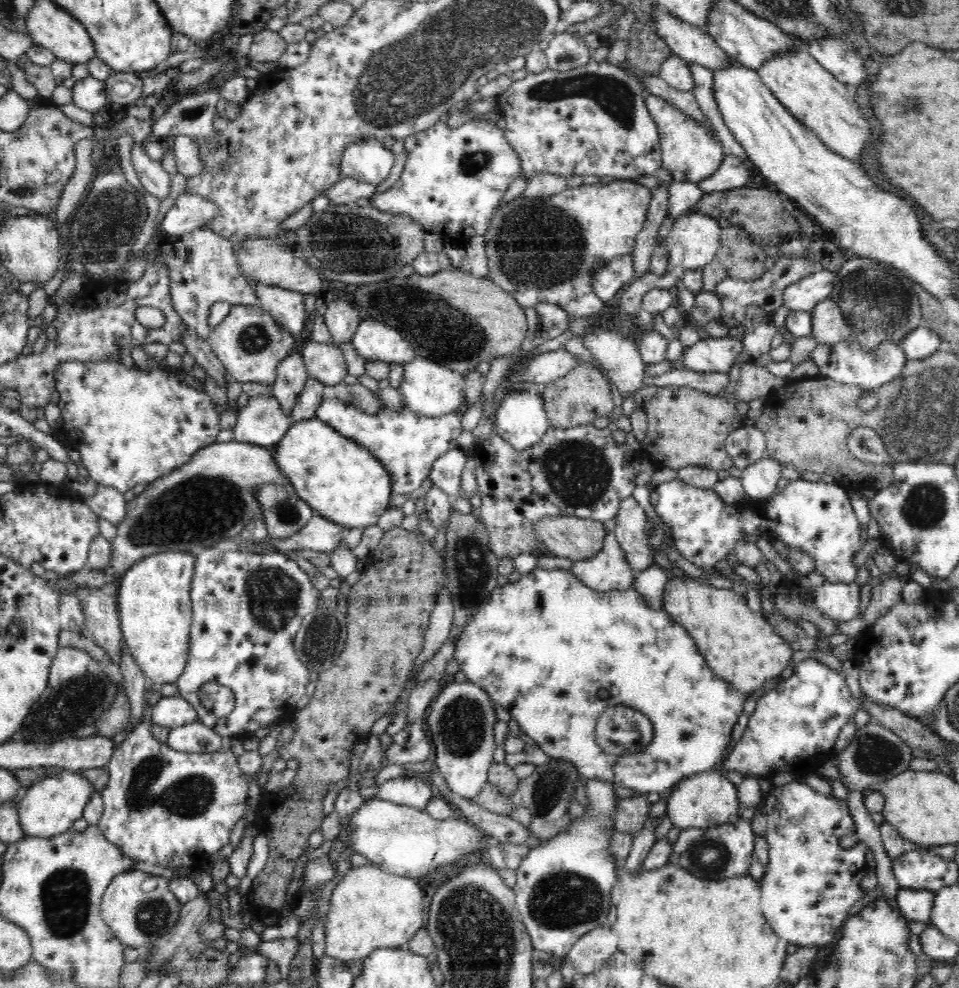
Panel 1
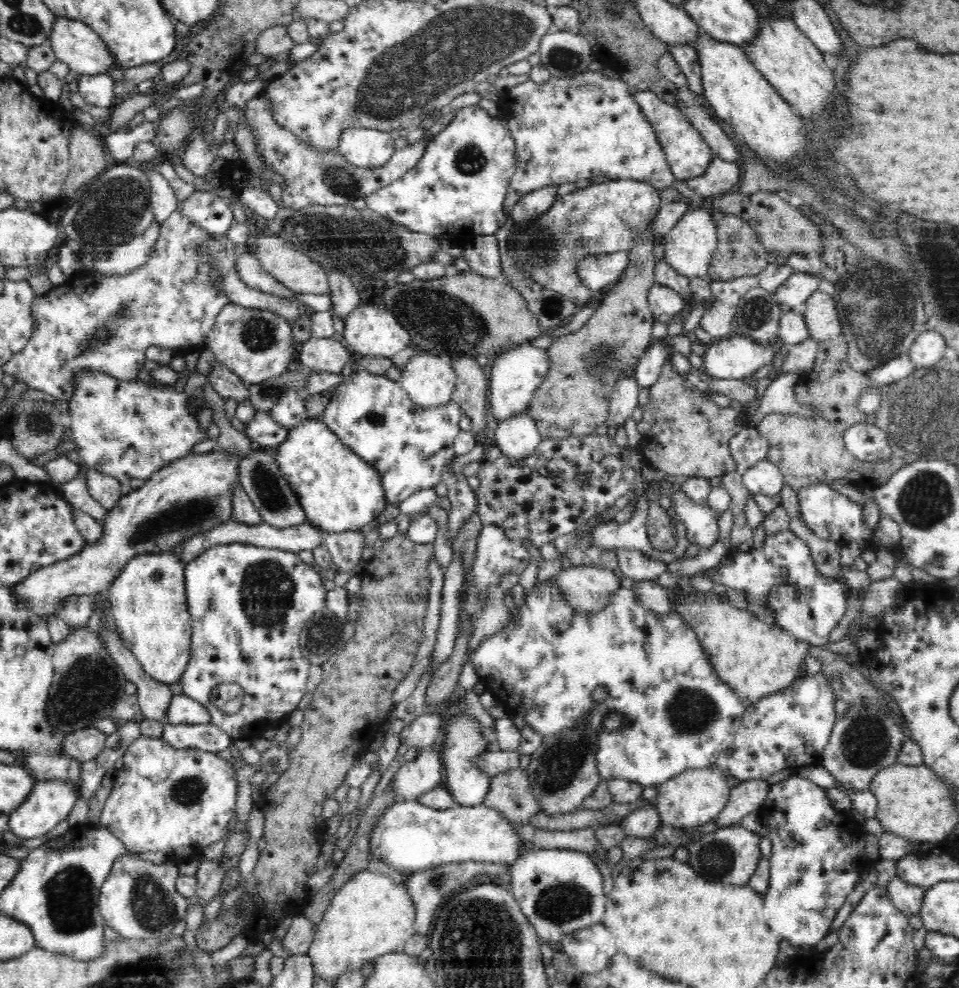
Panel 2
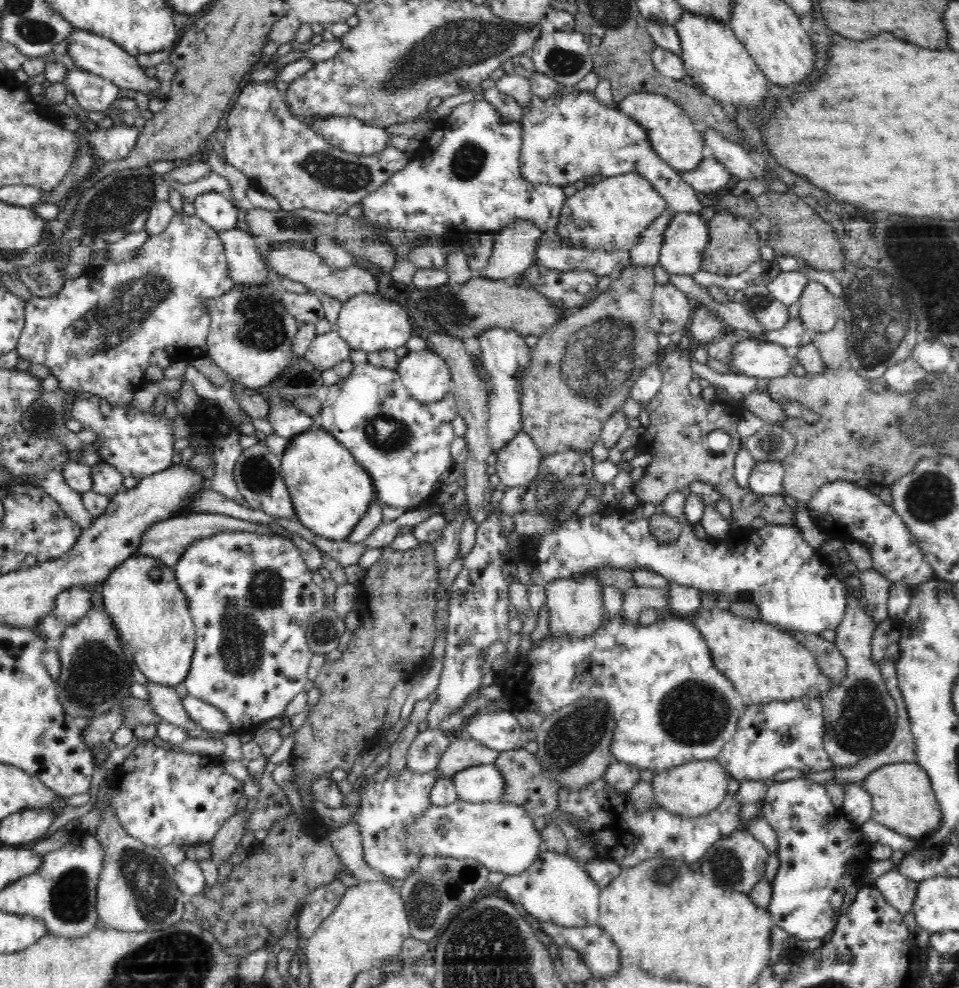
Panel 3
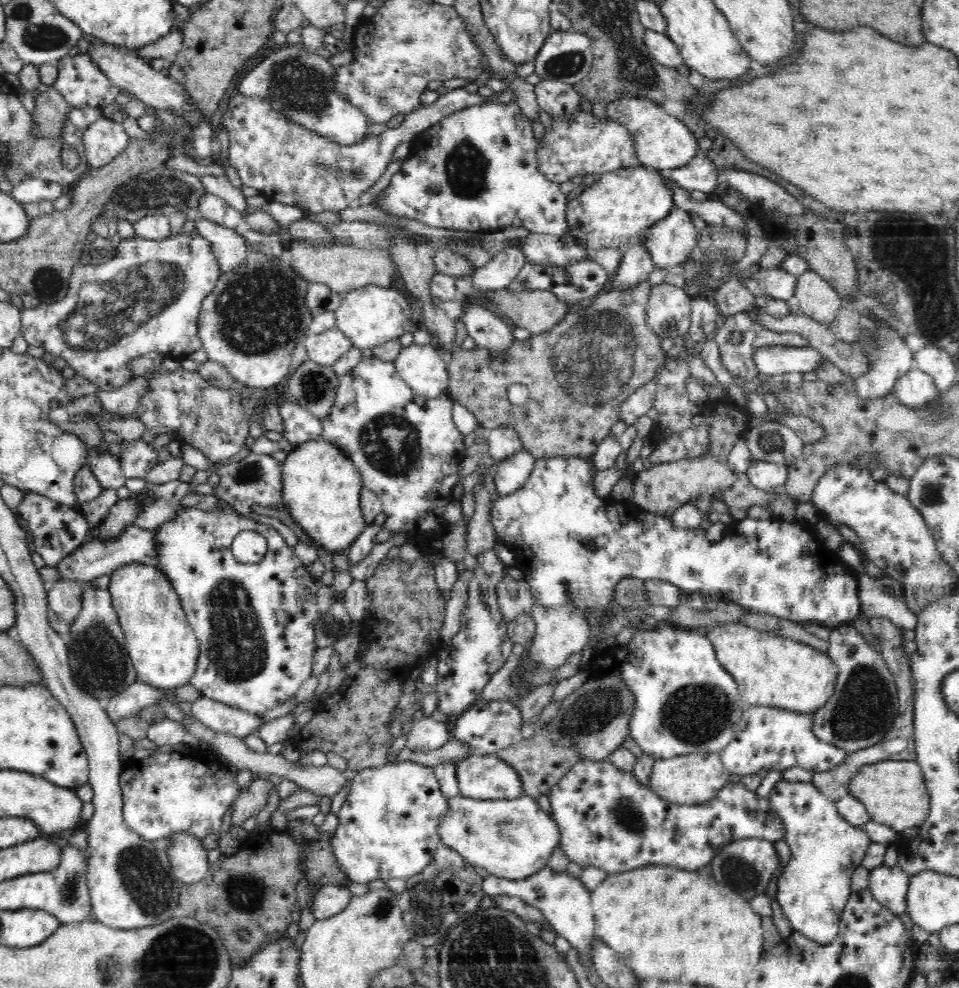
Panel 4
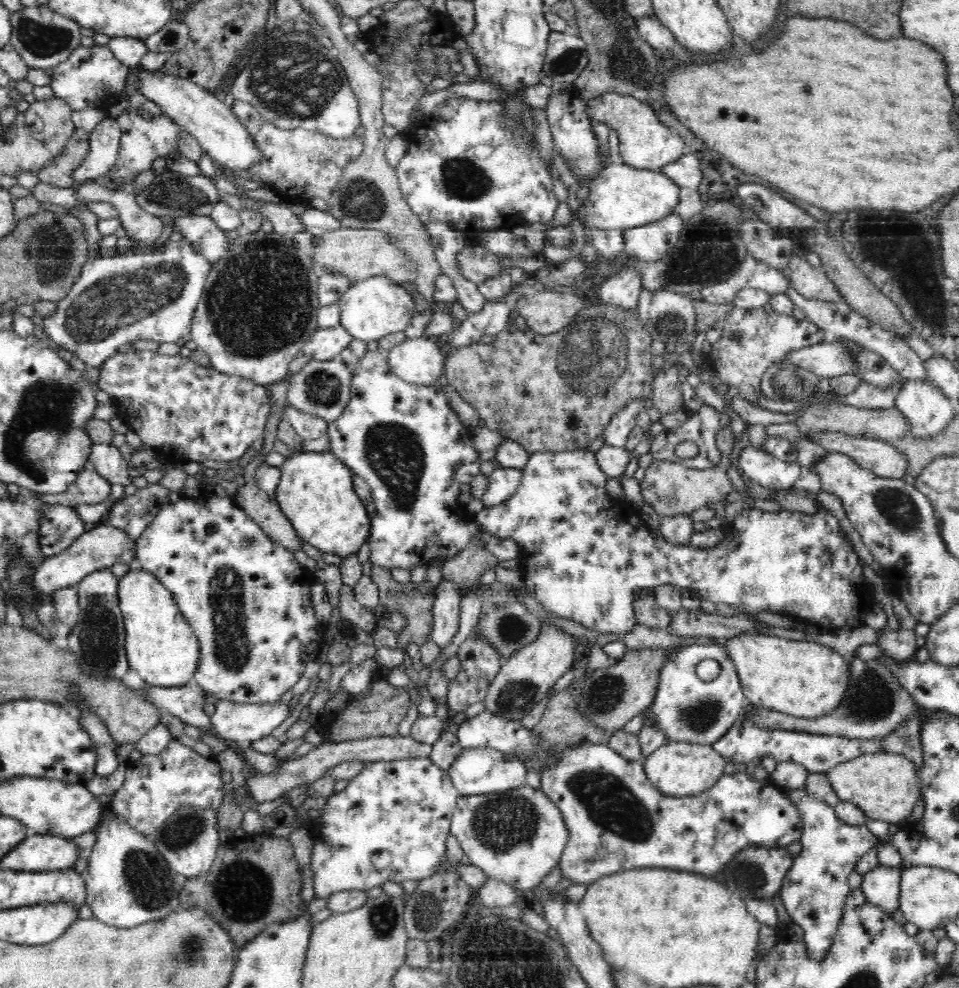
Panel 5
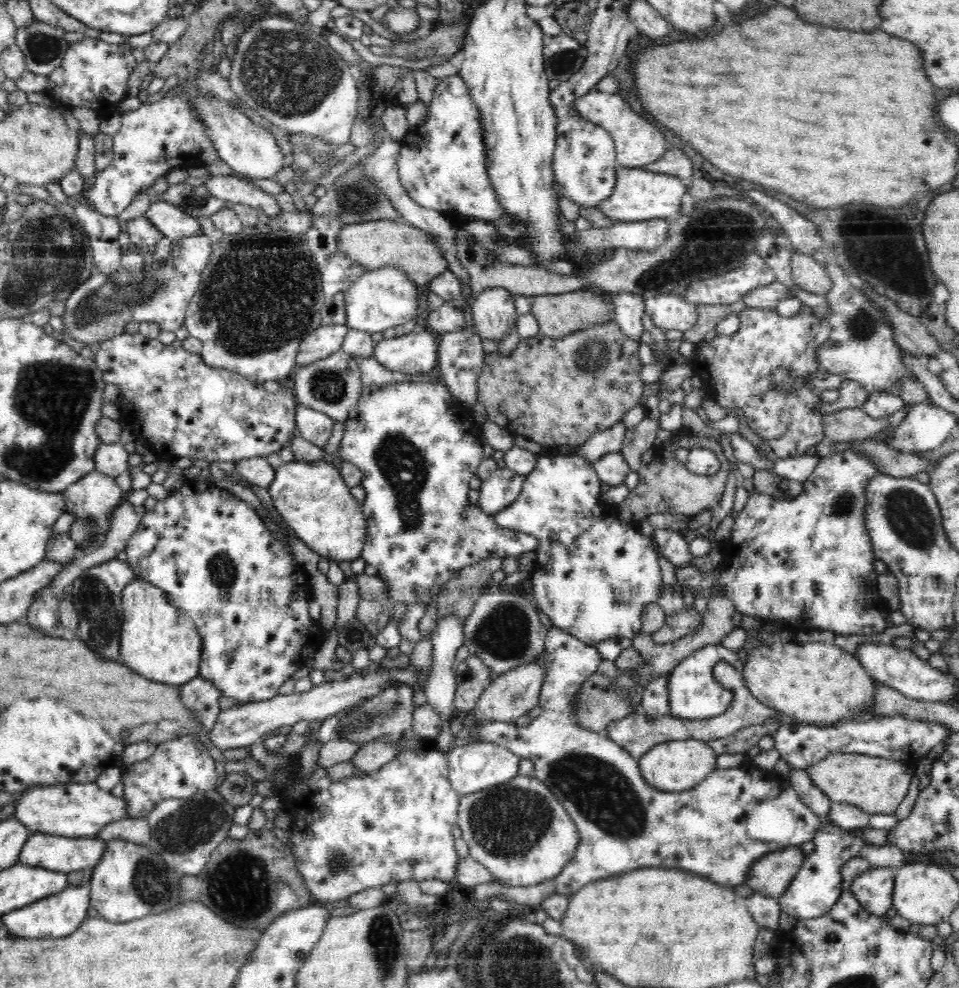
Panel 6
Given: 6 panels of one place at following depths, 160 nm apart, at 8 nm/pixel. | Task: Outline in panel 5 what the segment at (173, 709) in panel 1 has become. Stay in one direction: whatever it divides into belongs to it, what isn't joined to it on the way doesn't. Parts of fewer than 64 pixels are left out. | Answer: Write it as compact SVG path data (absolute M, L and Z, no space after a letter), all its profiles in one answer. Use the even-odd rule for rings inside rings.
M281 700L264 705L219 701L210 712L210 722L222 739L247 745L271 735L288 718L288 705Z

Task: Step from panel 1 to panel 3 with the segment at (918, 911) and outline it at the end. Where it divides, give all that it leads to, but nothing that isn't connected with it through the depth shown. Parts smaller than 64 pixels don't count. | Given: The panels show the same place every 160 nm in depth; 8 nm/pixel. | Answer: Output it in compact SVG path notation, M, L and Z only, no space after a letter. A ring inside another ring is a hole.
M896 868L880 875L871 883L878 887L881 894L890 906L898 909L903 915L913 912L918 883L907 876L904 876Z

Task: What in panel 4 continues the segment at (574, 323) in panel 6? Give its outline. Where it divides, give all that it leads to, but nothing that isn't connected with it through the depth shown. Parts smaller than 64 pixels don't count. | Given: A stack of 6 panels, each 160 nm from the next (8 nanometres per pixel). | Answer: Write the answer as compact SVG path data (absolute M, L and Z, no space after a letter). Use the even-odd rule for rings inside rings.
M486 290L482 299L497 304L502 316L510 318L514 326L526 328L532 335L556 326L569 309L568 304L546 290Z

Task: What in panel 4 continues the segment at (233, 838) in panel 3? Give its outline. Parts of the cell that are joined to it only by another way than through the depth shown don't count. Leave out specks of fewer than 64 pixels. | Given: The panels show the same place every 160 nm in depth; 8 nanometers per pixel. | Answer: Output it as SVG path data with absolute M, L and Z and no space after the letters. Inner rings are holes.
M254 776L249 789L242 790L233 802L233 812L230 820L231 826L240 828L244 820L254 816L266 806L268 796L277 789L266 776Z

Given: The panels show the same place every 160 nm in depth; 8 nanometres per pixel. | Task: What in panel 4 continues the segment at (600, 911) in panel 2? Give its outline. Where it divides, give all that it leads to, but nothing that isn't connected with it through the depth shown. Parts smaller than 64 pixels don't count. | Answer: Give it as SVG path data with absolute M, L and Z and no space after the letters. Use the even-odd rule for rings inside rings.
M546 866L538 870L531 877L519 881L511 881L494 875L489 875L482 880L482 889L486 894L496 897L497 894L506 894L524 900L529 906L537 908L550 923L552 930L568 940L572 949L578 951L580 961L586 972L592 971L589 950L595 937L595 920L592 908L591 892L584 886L580 878L571 876L568 871L554 871L552 867Z

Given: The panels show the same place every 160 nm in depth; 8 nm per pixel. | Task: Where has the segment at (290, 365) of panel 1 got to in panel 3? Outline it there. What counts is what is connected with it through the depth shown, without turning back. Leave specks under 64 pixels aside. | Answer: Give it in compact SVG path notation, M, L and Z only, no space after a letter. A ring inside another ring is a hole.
M277 402L269 408L268 422L274 433L291 440L313 427L314 422L309 414L296 408L292 402Z

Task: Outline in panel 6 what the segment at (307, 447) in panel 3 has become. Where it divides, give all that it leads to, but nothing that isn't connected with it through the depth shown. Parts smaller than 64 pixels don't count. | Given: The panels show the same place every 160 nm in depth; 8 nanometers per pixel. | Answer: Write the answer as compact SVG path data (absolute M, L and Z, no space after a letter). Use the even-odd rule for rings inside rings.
M322 459L316 462L290 461L275 469L275 478L270 484L269 494L273 500L278 514L285 524L296 533L296 536L315 550L320 556L329 560L340 562L353 561L360 558L366 542L366 519L362 512L361 503L350 493L350 487L340 475L338 469L330 459Z

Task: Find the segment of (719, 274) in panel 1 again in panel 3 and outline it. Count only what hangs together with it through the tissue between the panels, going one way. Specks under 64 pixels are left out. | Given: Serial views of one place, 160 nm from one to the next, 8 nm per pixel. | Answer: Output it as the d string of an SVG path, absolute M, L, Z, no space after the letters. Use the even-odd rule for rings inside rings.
M721 213L707 222L709 245L703 256L701 268L714 274L740 274L752 262L762 260L759 234L744 218Z

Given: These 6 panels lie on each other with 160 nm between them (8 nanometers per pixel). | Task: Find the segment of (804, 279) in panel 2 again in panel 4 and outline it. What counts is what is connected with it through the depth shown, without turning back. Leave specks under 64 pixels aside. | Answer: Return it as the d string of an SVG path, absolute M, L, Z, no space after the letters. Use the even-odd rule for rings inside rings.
M780 267L756 268L752 279L758 282L758 286L763 288L765 297L790 300L795 295L797 278L787 270Z

